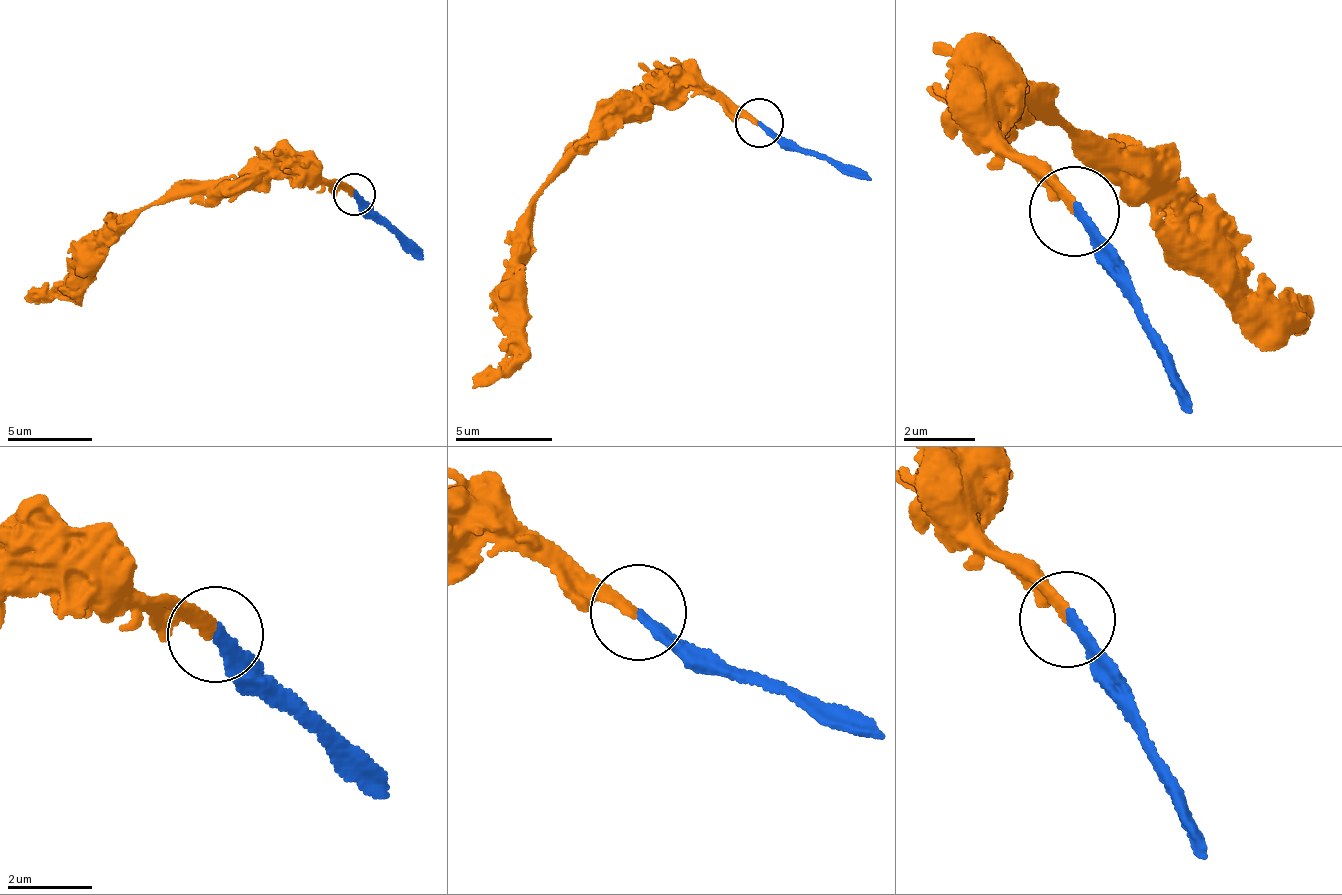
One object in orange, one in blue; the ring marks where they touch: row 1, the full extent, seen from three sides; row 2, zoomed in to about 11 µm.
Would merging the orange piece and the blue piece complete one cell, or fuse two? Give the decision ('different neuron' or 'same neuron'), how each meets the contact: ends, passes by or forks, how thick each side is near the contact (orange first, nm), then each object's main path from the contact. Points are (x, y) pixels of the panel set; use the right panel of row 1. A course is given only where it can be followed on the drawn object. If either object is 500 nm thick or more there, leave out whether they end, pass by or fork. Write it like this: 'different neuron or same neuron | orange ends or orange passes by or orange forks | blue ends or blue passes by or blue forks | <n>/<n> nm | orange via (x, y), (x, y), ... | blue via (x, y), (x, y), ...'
same neuron | orange ends | blue ends | 280/280 nm | orange via (1072, 209), (1007, 147), (1002, 116), (973, 88), (986, 100), (1020, 79), (1220, 256), (1283, 297), (1302, 324) | blue via (1072, 209), (1193, 411)

